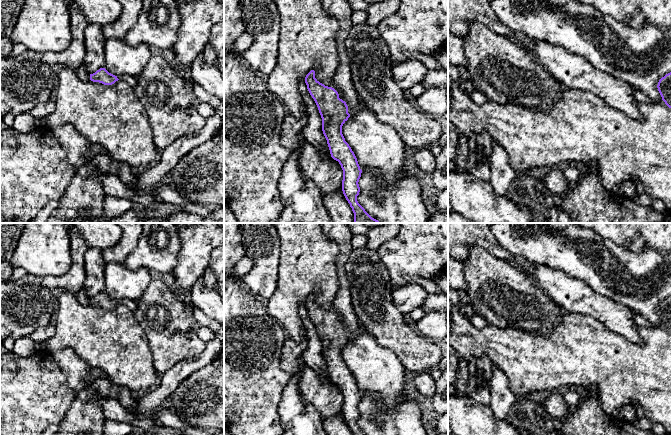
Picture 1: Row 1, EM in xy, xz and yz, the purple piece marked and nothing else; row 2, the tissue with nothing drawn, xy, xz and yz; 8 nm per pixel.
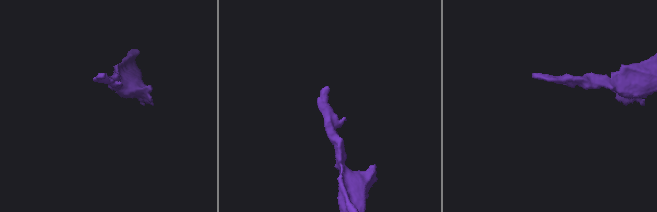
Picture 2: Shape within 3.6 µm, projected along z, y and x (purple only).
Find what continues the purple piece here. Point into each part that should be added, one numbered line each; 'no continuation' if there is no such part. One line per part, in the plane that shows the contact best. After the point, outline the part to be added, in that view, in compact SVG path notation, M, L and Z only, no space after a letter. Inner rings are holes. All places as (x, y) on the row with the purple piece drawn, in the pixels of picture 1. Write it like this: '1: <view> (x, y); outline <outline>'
1: xz (341, 10); outline M322 0L324 10L338 21L336 50L339 66L333 76L333 82L338 88L339 98L346 102L348 113L354 113L361 103L360 97L352 83L350 60L346 52L345 40L353 25L352 8L348 0Z

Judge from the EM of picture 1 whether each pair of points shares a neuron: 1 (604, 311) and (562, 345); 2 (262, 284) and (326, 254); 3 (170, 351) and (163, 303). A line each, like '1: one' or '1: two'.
1: two
2: two
3: one

